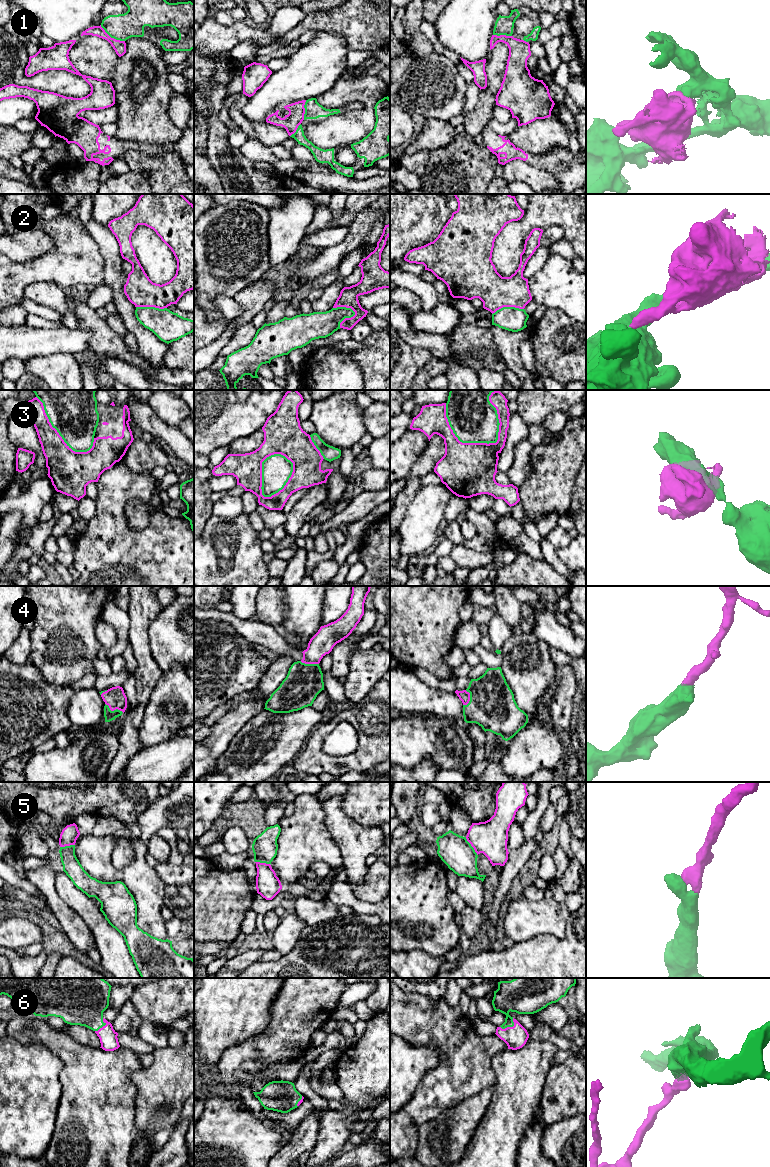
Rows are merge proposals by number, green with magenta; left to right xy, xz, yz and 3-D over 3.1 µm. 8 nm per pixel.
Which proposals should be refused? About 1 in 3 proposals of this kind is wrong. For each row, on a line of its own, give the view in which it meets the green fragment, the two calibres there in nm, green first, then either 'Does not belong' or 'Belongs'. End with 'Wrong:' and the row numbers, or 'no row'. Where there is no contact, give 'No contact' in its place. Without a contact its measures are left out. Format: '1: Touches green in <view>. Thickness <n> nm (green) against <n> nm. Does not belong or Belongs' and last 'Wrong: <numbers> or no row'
1: Touches green in xy. Thickness 220 nm (green) against 100 nm. Does not belong
2: Touches green in xz. Thickness 200 nm (green) against 150 nm. Does not belong
3: Touches green in yz. Thickness 380 nm (green) against 280 nm. Does not belong
4: Touches green in xy. Thickness 90 nm (green) against 170 nm. Belongs
5: Touches green in yz. Thickness 260 nm (green) against 280 nm. Belongs
6: Touches green in yz. Thickness 260 nm (green) against 180 nm. Belongs
Wrong: 1, 2, 3

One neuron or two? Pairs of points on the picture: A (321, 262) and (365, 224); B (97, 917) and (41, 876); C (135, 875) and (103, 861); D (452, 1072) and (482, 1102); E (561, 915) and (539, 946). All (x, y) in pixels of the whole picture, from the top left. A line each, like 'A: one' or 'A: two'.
A: one
B: two
C: one
D: two
E: two

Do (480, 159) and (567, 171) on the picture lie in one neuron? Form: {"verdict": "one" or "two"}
{"verdict": "two"}

